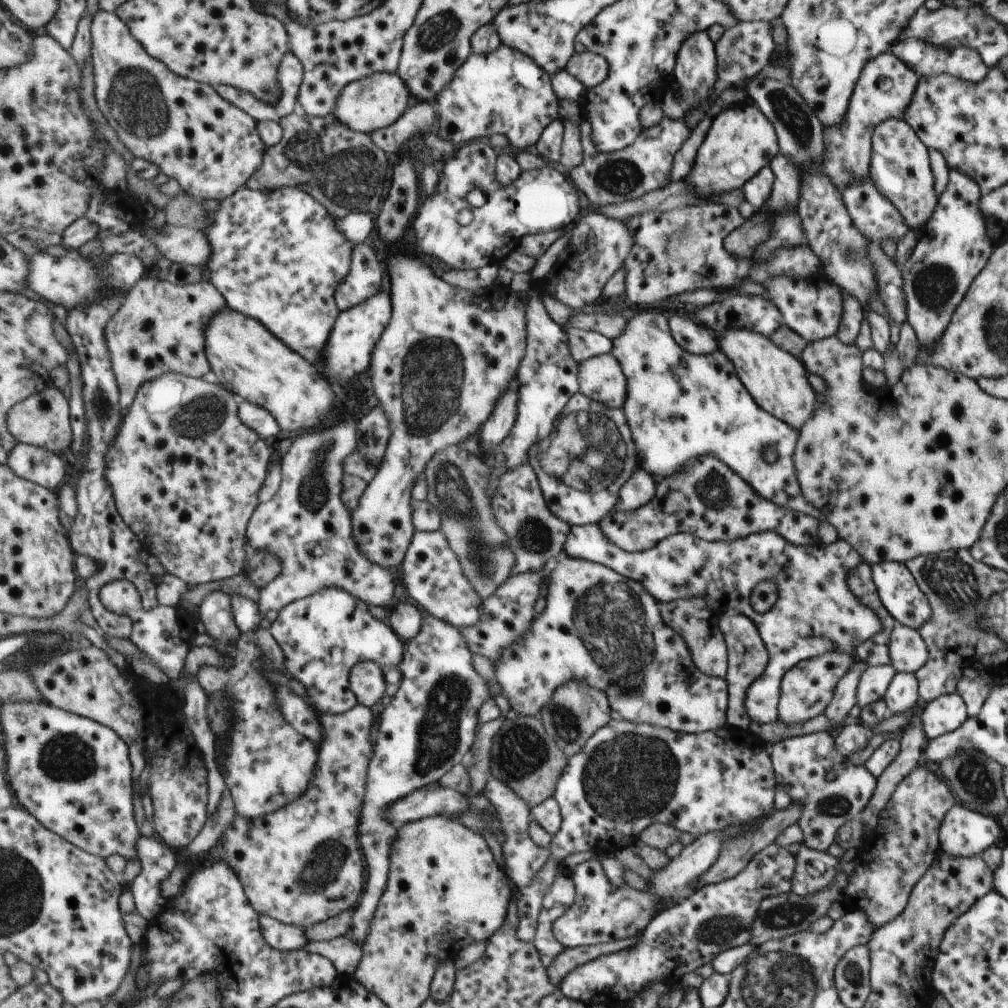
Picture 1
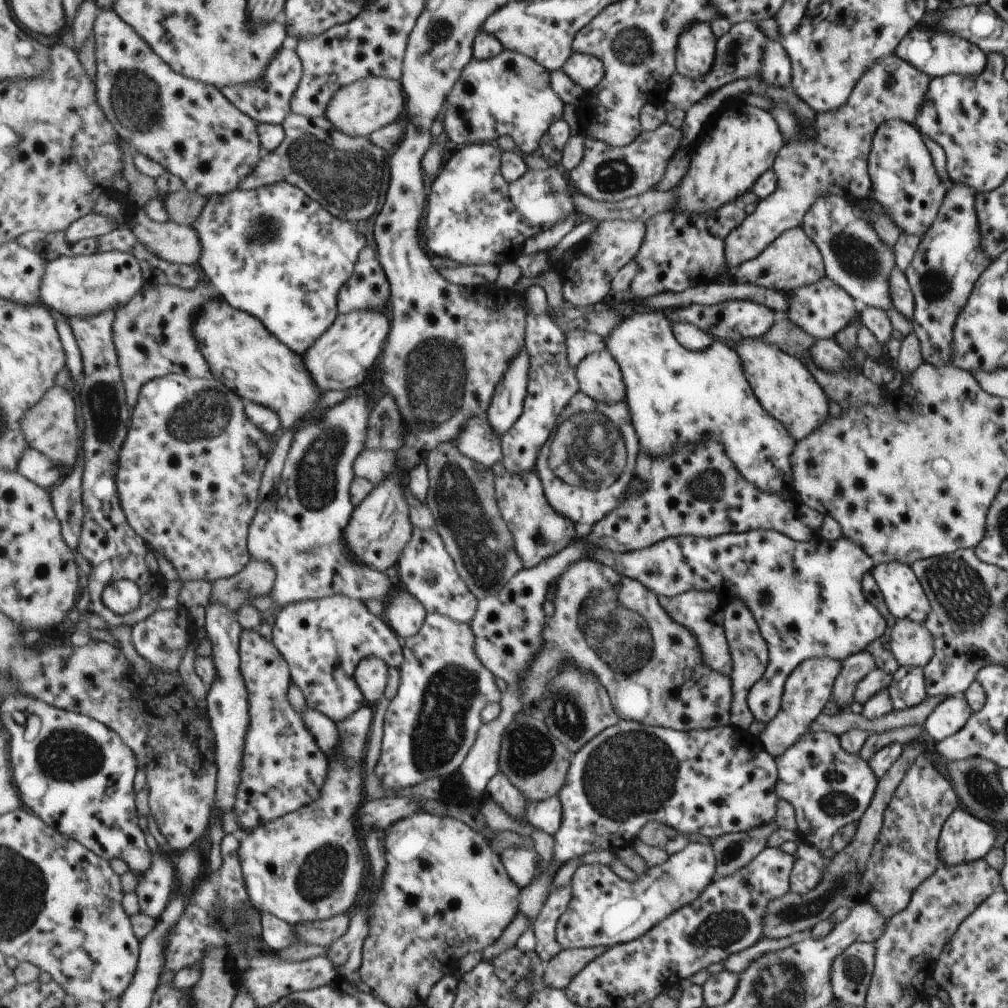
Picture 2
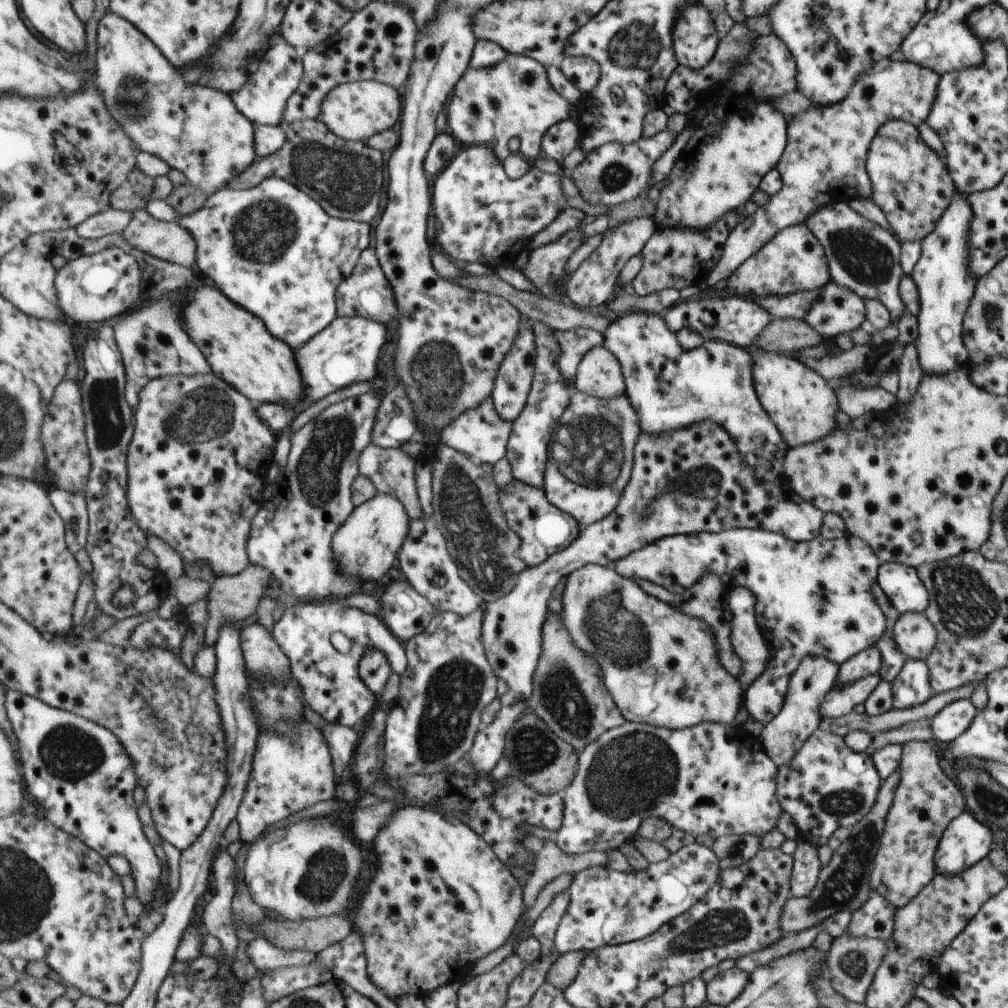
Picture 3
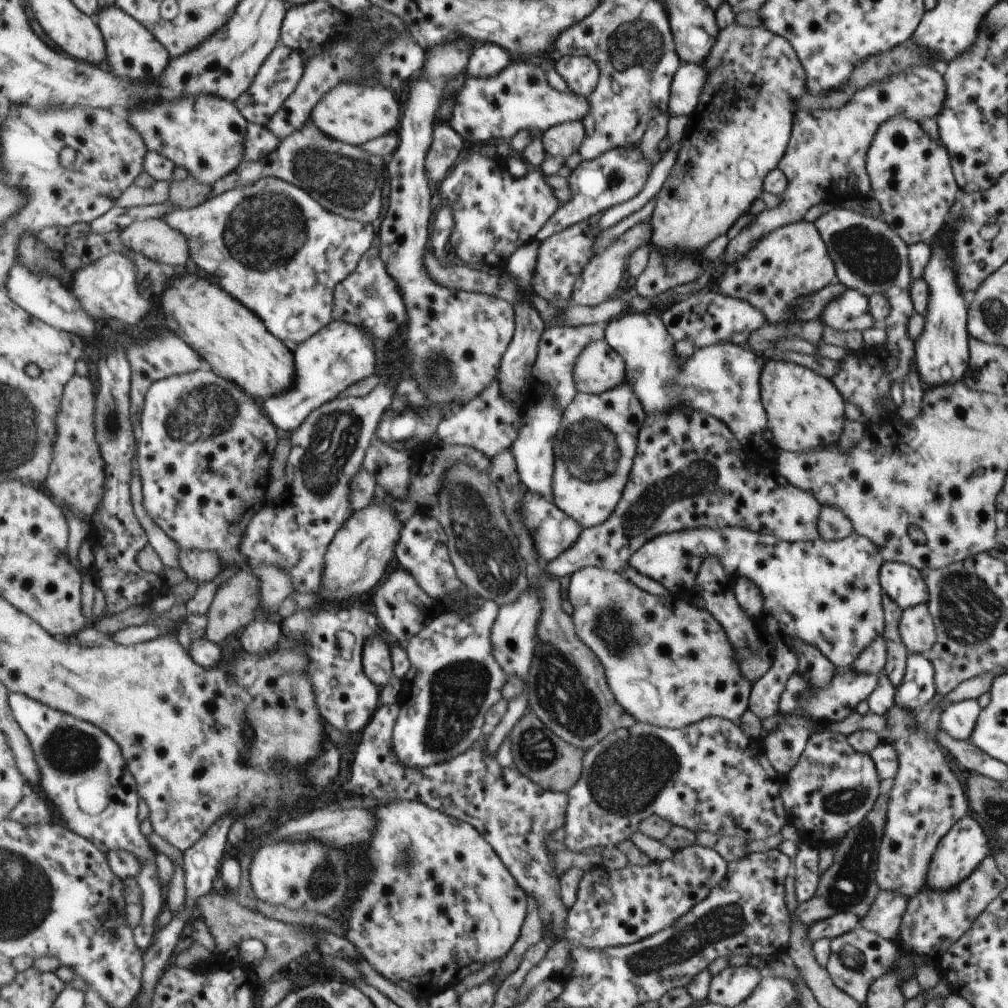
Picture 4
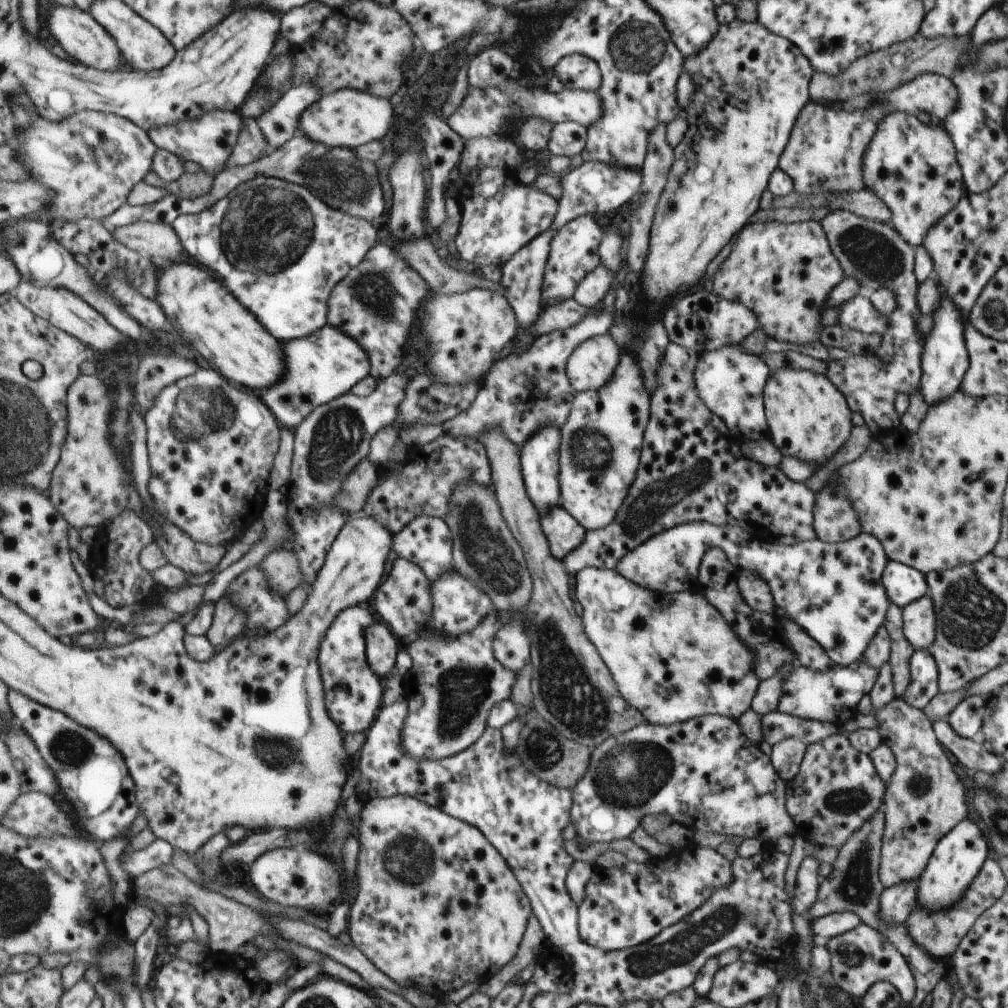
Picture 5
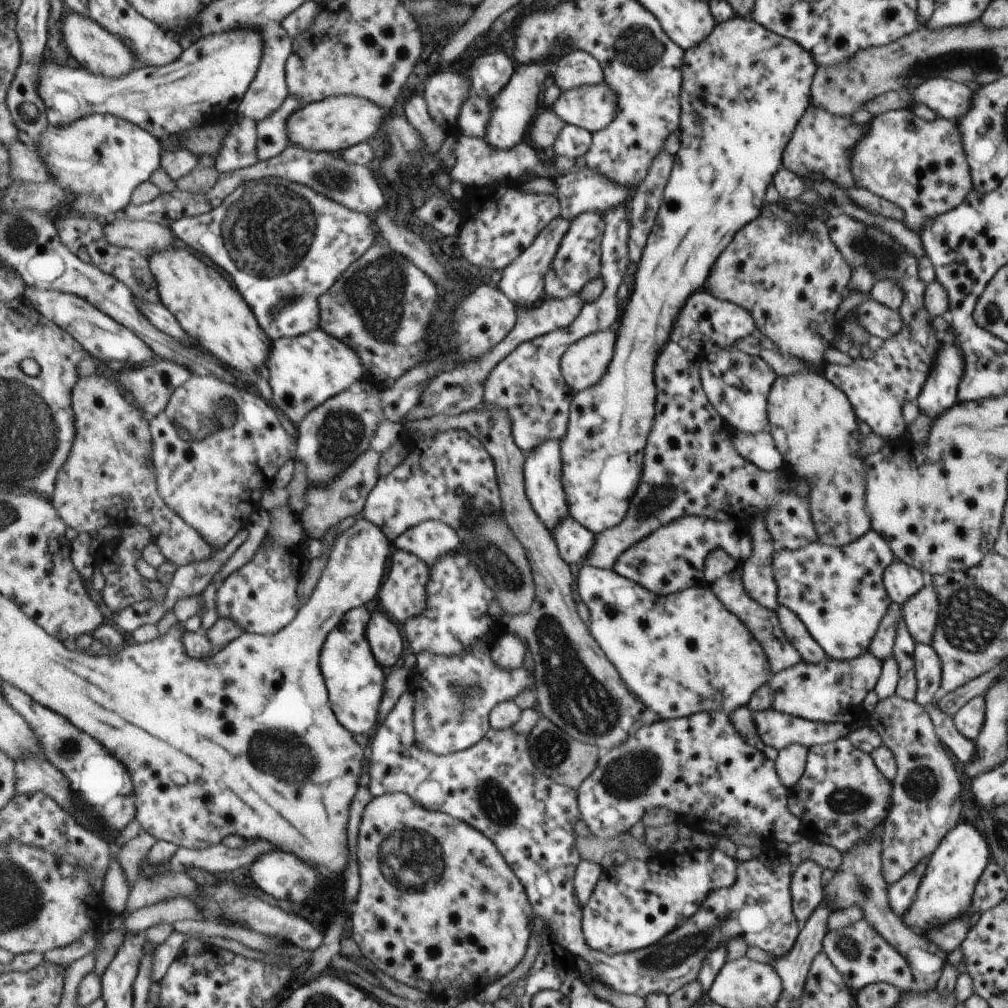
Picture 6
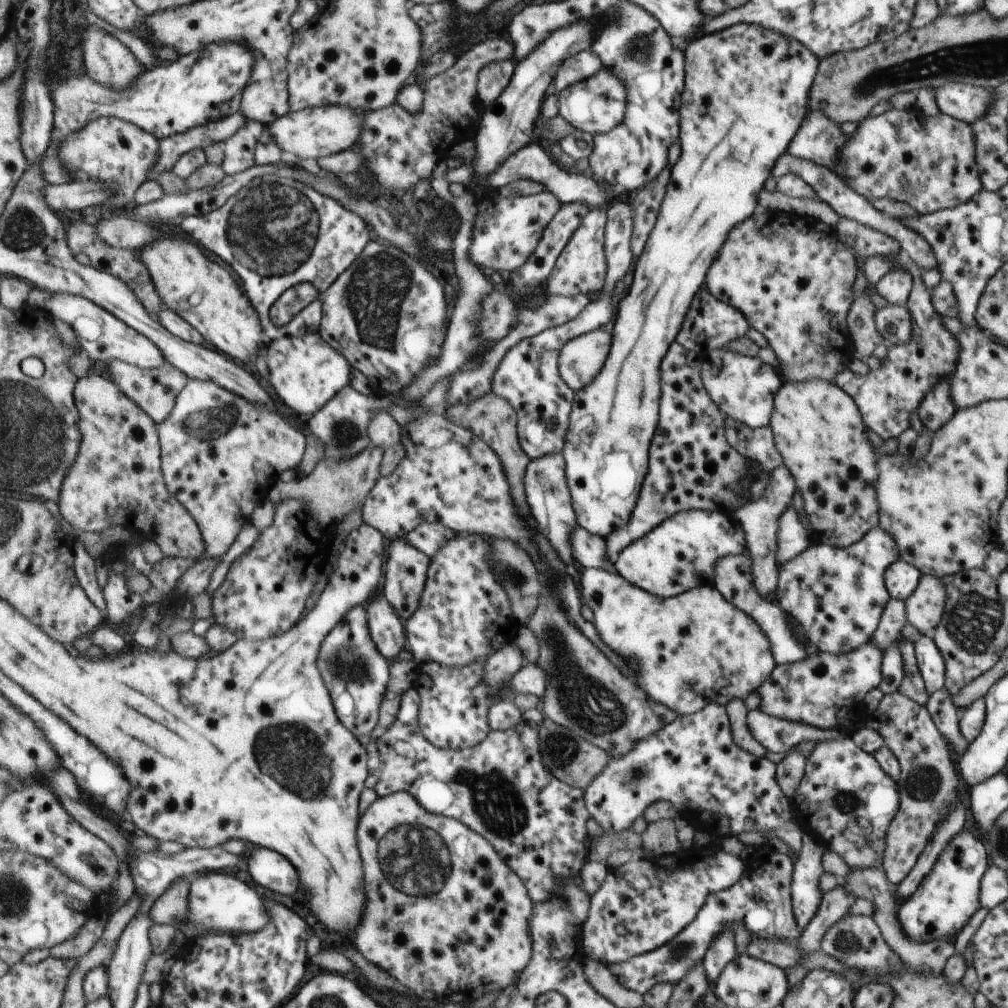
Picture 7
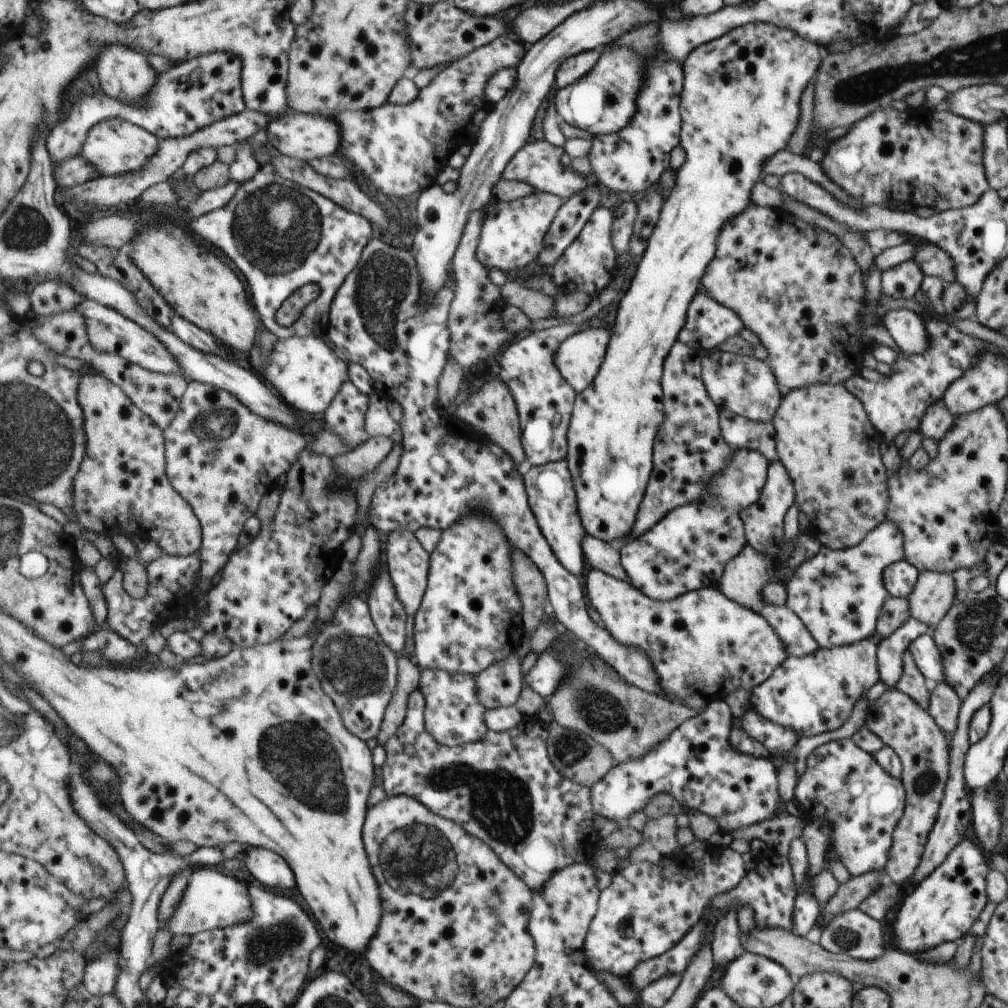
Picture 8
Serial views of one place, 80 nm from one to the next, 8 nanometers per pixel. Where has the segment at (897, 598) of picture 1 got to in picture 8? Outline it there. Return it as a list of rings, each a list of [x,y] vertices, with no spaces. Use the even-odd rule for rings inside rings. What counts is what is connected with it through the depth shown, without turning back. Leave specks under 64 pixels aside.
[[[905,558],[885,569],[883,580],[890,597],[908,598],[917,584],[918,569]]]

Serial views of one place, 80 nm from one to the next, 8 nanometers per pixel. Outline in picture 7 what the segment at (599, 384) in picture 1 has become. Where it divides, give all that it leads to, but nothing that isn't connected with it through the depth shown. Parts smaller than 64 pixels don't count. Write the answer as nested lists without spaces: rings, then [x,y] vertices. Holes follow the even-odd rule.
[[[597,328],[581,334],[569,342],[560,354],[559,364],[563,380],[576,393],[586,388],[599,372],[607,352],[611,336]]]

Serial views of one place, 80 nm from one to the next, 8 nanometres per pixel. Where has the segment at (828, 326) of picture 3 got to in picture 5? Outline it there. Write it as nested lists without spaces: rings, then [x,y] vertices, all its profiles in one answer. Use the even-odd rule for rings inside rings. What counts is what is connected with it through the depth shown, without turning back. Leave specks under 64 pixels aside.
[[[855,295],[844,301],[837,324],[862,333],[883,334],[888,329],[888,318],[872,305],[868,298]]]

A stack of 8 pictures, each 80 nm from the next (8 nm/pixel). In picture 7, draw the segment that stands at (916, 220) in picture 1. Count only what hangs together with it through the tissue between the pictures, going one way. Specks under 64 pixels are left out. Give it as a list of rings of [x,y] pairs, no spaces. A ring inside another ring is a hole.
[[[914,108],[905,111],[891,109],[879,116],[869,117],[858,123],[857,130],[849,135],[837,157],[839,172],[836,176],[858,196],[889,198],[909,204],[918,215],[951,209],[968,202],[982,189],[978,170],[975,168],[974,138],[969,123],[945,114],[923,116]]]

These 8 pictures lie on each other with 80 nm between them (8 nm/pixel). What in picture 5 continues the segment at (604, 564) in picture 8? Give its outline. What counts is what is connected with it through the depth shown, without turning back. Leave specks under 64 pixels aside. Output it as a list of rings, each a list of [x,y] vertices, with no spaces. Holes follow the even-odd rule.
[[[556,507],[549,513],[541,513],[542,525],[550,540],[552,553],[558,559],[570,556],[584,541],[585,528],[567,509]]]

